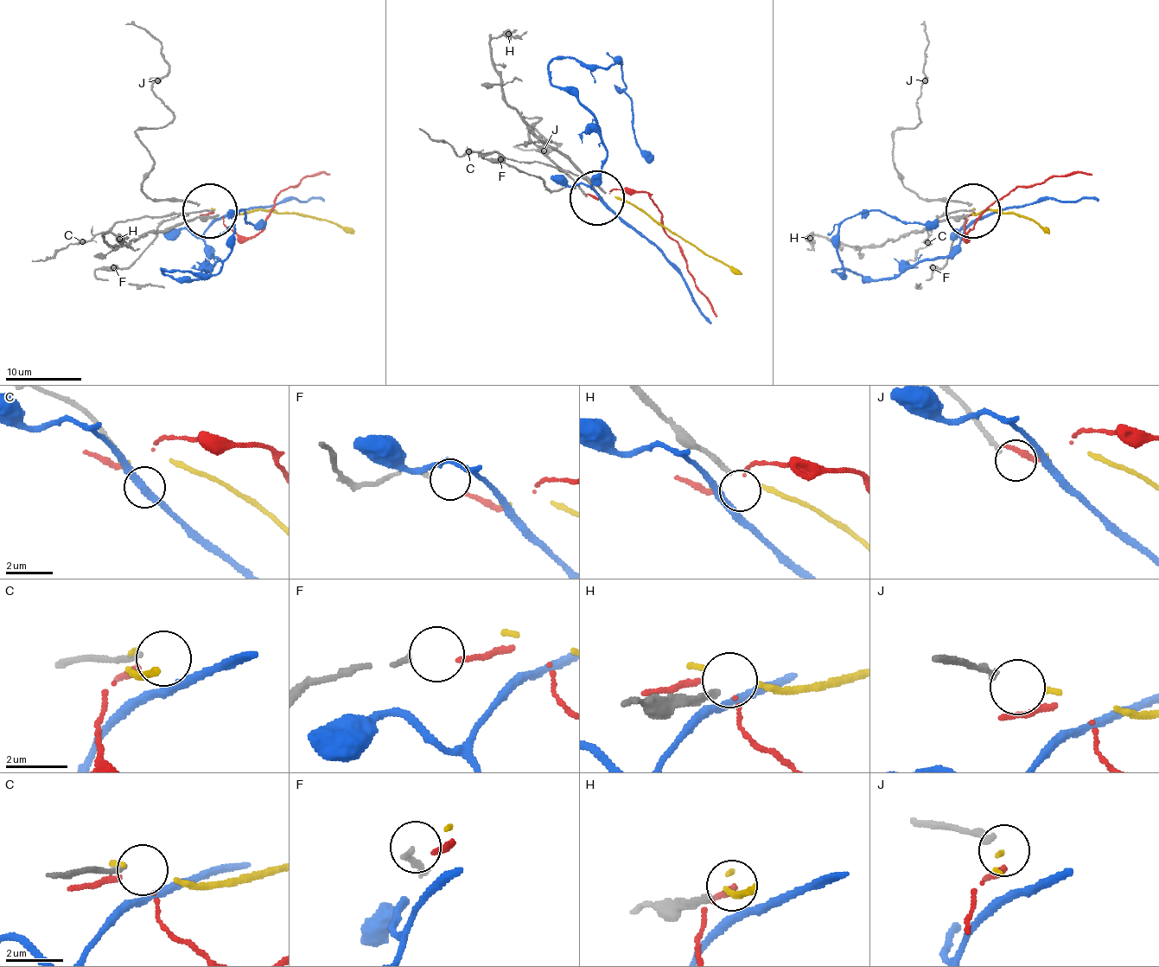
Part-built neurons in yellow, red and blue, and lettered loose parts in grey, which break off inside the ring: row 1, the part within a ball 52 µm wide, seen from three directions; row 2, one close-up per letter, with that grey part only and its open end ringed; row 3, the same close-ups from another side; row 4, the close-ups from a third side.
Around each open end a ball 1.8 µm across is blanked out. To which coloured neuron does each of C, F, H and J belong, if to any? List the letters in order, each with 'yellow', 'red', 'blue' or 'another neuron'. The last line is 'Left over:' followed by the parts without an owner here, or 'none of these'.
C: another neuron
F: red
H: another neuron
J: yellow
Left over: C, H

